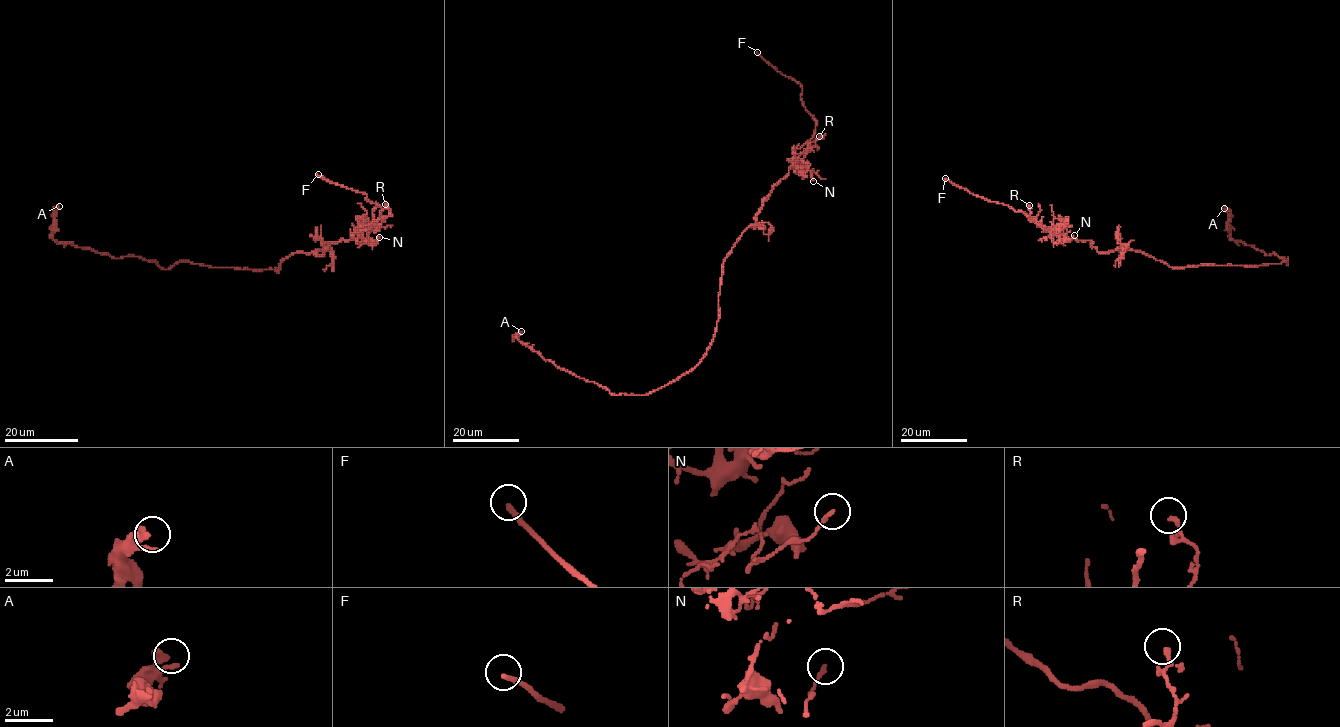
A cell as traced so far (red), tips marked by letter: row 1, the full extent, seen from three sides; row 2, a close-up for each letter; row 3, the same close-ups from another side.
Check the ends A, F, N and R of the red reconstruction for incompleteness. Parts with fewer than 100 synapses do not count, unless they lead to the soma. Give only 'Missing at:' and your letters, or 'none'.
Missing at: F

